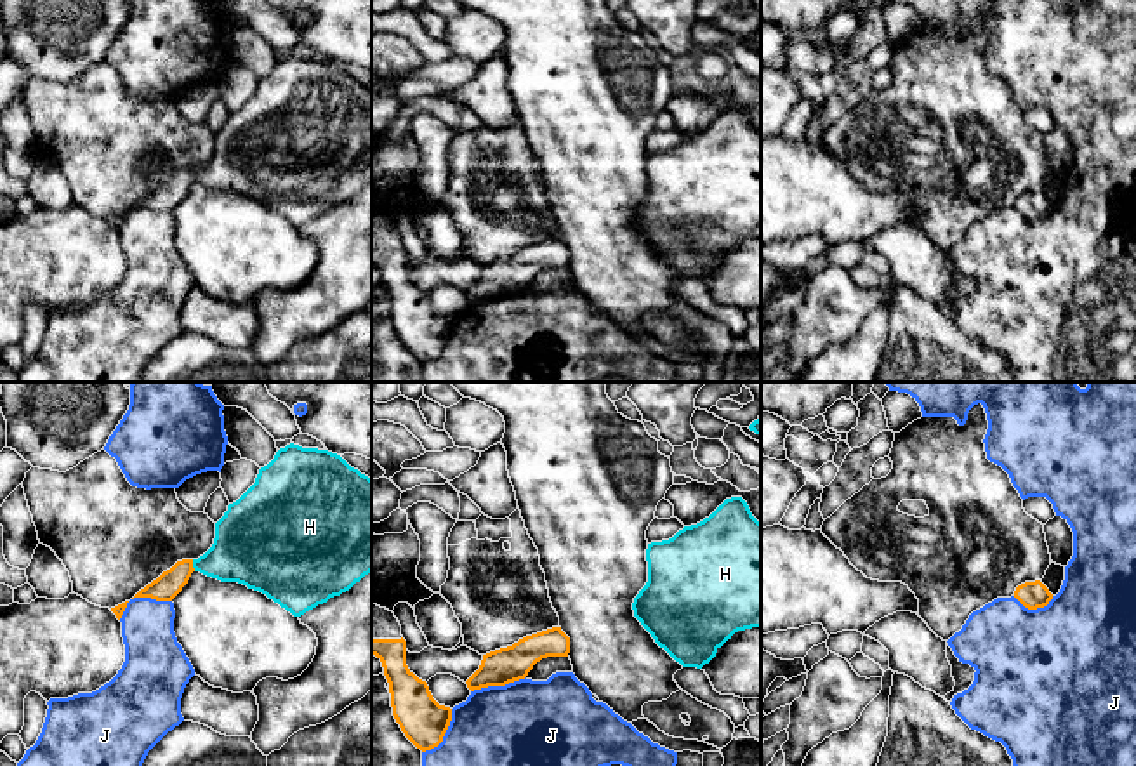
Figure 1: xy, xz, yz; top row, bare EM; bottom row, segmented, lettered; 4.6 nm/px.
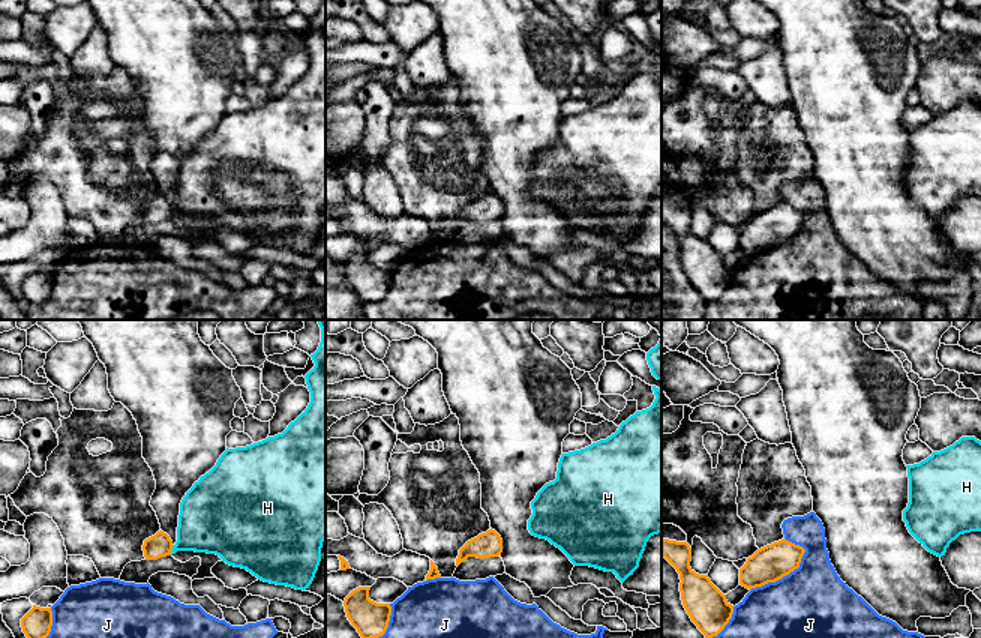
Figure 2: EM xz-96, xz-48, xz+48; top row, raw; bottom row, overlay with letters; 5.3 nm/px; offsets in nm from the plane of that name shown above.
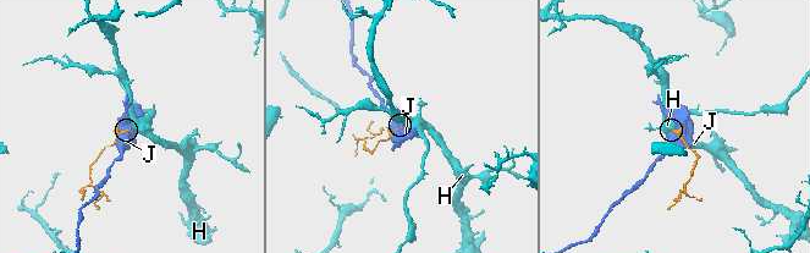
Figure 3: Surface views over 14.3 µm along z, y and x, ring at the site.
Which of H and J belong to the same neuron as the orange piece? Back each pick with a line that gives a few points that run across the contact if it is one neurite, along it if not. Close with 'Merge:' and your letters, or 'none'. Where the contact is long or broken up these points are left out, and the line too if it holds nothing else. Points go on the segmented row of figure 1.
H: Line: xy (169, 584), (191, 565), (224, 561), (244, 551)
Merge: H

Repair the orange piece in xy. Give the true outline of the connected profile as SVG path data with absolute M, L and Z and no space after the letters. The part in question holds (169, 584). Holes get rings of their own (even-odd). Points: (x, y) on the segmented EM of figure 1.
M287 445L259 469L255 483L215 523L212 547L198 559L177 561L134 598L172 601L188 584L193 571L221 582L238 582L266 594L294 617L349 591L372 571L372 479L328 450Z

